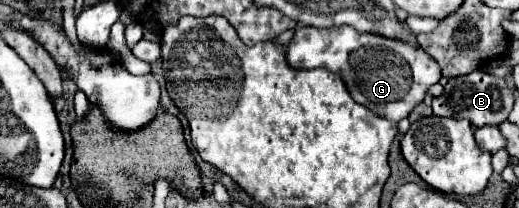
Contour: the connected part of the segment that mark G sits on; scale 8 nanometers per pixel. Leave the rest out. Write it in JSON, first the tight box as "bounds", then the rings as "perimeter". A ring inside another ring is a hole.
{"bounds":[287,26,441,122],"perimeter":[[[351,26],[297,28],[289,42],[287,60],[293,68],[327,68],[339,74],[355,102],[391,122],[407,118],[409,112],[423,102],[425,92],[441,78],[437,62],[425,50],[419,50],[419,46],[375,34],[361,34]]]}

